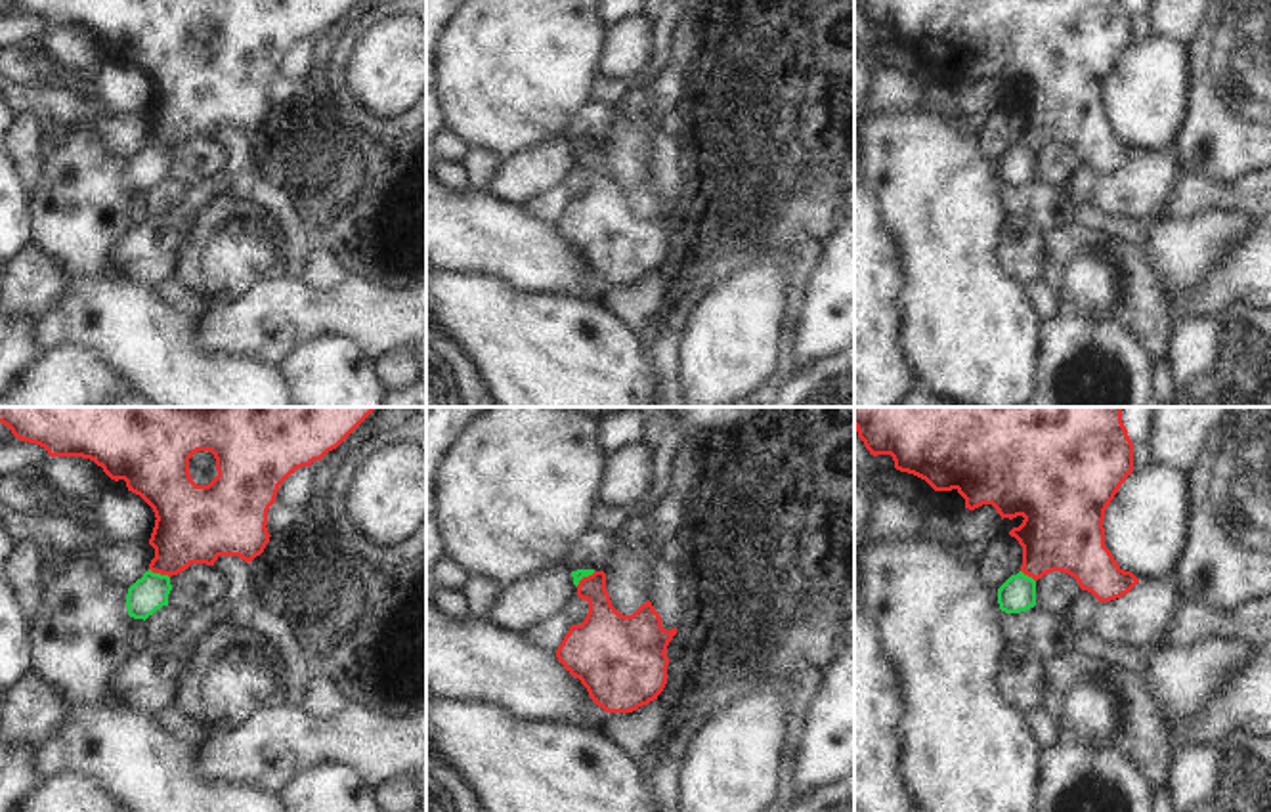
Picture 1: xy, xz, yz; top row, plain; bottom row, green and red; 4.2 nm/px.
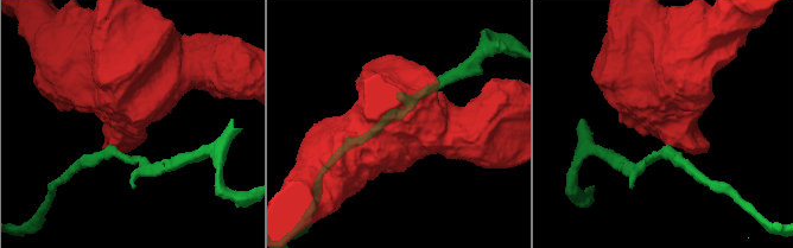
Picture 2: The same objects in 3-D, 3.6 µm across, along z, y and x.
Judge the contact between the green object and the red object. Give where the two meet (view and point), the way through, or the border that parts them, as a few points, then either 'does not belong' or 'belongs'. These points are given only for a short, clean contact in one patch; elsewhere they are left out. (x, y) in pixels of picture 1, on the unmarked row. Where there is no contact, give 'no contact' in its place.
xy (159, 146) | along xy (150, 140), (169, 149) | does not belong

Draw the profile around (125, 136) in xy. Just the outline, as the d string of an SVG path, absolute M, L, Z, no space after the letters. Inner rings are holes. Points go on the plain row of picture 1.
M101 117L94 120L101 145L118 157L132 159L149 143L145 117Z

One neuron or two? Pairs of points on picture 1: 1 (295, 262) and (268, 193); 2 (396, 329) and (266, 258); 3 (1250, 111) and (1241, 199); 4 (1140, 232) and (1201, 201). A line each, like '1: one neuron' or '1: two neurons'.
1: one neuron
2: two neurons
3: two neurons
4: one neuron

